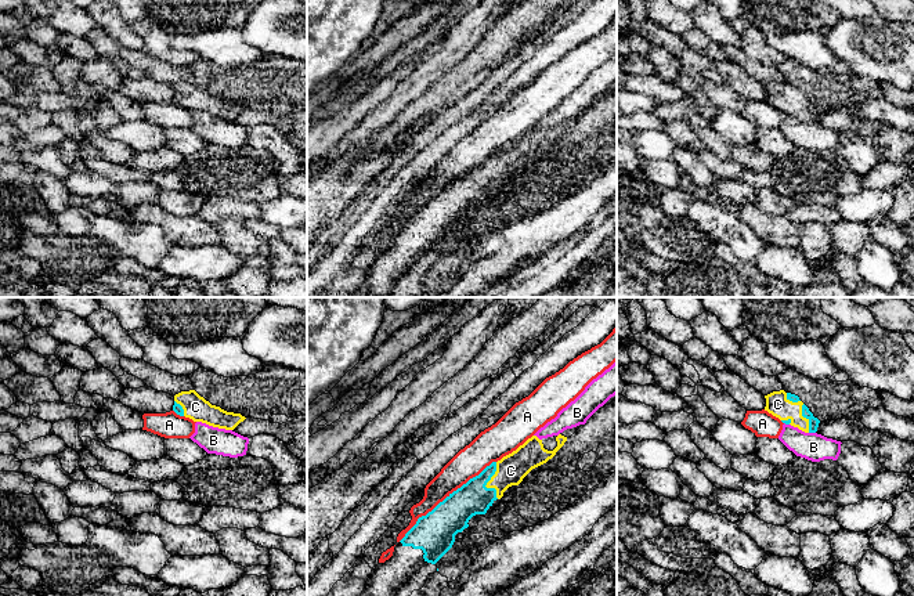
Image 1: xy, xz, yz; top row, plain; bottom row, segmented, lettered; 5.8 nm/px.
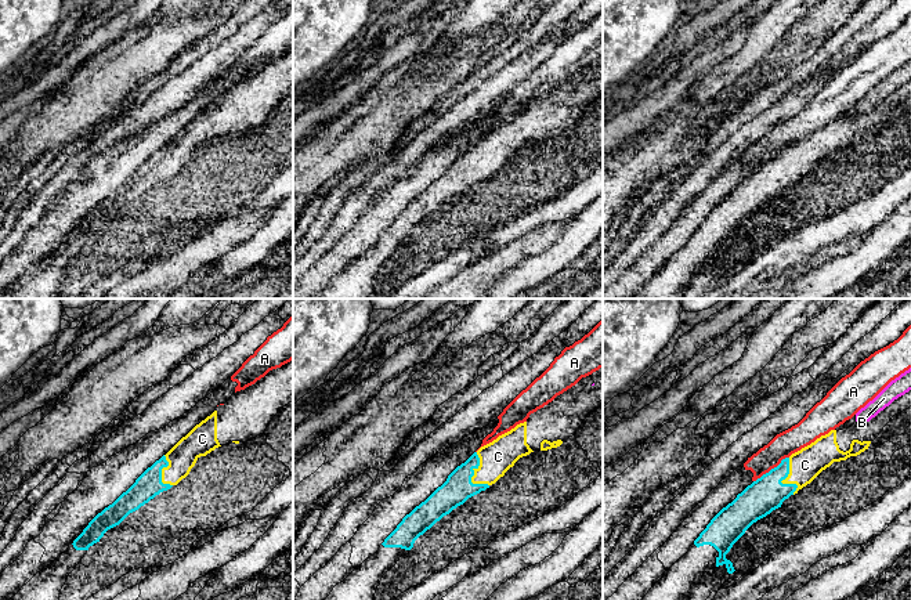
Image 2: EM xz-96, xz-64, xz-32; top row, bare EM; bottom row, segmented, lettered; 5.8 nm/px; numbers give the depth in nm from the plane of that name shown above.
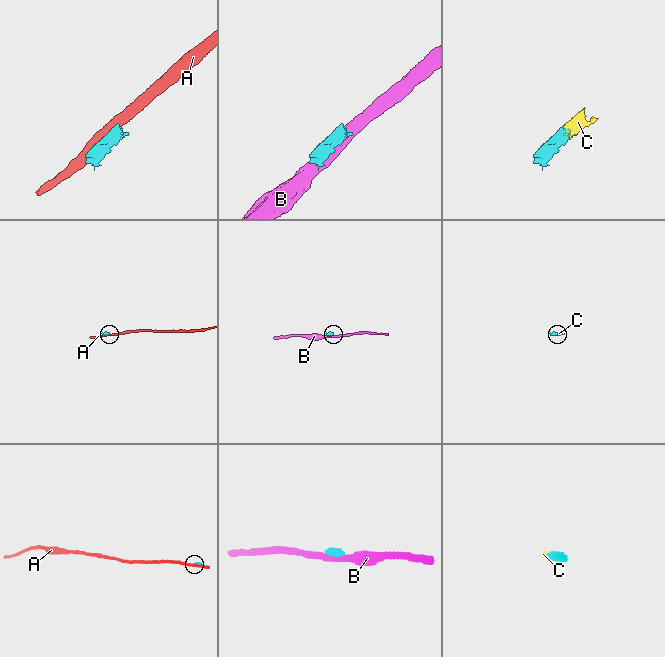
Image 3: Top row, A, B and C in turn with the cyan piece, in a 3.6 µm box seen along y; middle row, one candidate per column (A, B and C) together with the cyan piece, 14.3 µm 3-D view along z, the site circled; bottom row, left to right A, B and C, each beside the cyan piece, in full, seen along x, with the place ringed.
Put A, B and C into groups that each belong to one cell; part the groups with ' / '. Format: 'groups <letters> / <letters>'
groups A / B / C

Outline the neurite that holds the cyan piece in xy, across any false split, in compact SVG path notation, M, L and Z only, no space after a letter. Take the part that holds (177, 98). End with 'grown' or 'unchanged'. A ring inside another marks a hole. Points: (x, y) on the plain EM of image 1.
M195 80L176 84L173 101L180 106L192 109L194 112L202 112L225 120L234 120L246 109L241 104L227 102L220 97L212 95Z; grown

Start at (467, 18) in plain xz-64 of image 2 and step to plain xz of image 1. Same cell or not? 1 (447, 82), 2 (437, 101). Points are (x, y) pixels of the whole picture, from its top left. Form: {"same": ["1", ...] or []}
{"same": []}

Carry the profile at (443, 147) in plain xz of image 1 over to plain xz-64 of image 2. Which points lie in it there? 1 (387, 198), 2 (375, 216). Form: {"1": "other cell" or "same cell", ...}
{"1": "other cell", "2": "other cell"}

